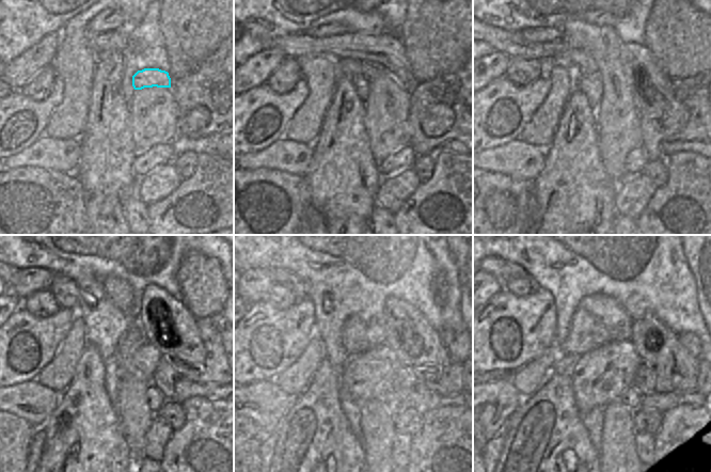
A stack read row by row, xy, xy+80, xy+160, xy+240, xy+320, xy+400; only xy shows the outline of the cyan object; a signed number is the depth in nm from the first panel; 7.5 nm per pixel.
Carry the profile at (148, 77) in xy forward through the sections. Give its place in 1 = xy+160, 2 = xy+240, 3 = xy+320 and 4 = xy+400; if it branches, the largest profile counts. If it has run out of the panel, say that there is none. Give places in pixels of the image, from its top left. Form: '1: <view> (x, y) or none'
1: xy+160 (579, 63)
2: xy+240 (66, 293)
3: xy+320 (294, 283)
4: xy+400 (504, 270)

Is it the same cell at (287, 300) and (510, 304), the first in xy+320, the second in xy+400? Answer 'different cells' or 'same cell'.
different cells

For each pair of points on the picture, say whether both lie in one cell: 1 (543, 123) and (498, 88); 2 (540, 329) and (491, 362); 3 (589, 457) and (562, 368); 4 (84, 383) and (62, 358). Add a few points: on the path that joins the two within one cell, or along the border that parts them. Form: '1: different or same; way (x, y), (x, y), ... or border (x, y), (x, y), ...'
1: different; border (547, 94), (542, 104), (519, 137)
2: same; way (526, 343), (521, 355), (515, 361), (505, 362)
3: different; border (551, 372), (570, 377)
4: different; border (84, 349), (67, 389), (60, 393)

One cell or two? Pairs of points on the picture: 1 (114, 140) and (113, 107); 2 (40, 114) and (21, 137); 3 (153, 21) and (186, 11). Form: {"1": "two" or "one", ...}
{"1": "one", "2": "one", "3": "two"}

